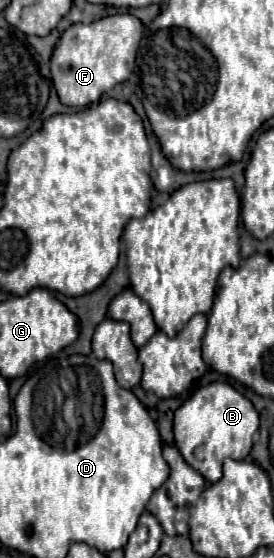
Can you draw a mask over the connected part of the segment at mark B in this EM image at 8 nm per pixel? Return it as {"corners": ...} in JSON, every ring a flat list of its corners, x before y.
{"corners":[[212,382,192,394,174,414,174,440,176,448,184,456,184,460,198,470,210,484,218,482,222,478,222,462,226,458,232,460,244,460,252,450,252,436,258,430,258,412,254,410,252,402,244,398,240,392,236,392,230,384,224,382]]}

